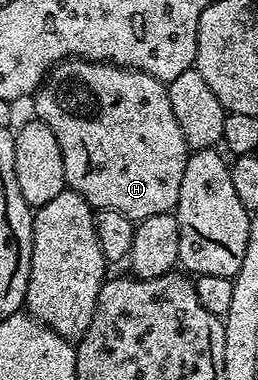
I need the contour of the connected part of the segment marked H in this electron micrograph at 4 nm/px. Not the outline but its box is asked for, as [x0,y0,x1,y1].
[34,59,189,223]

